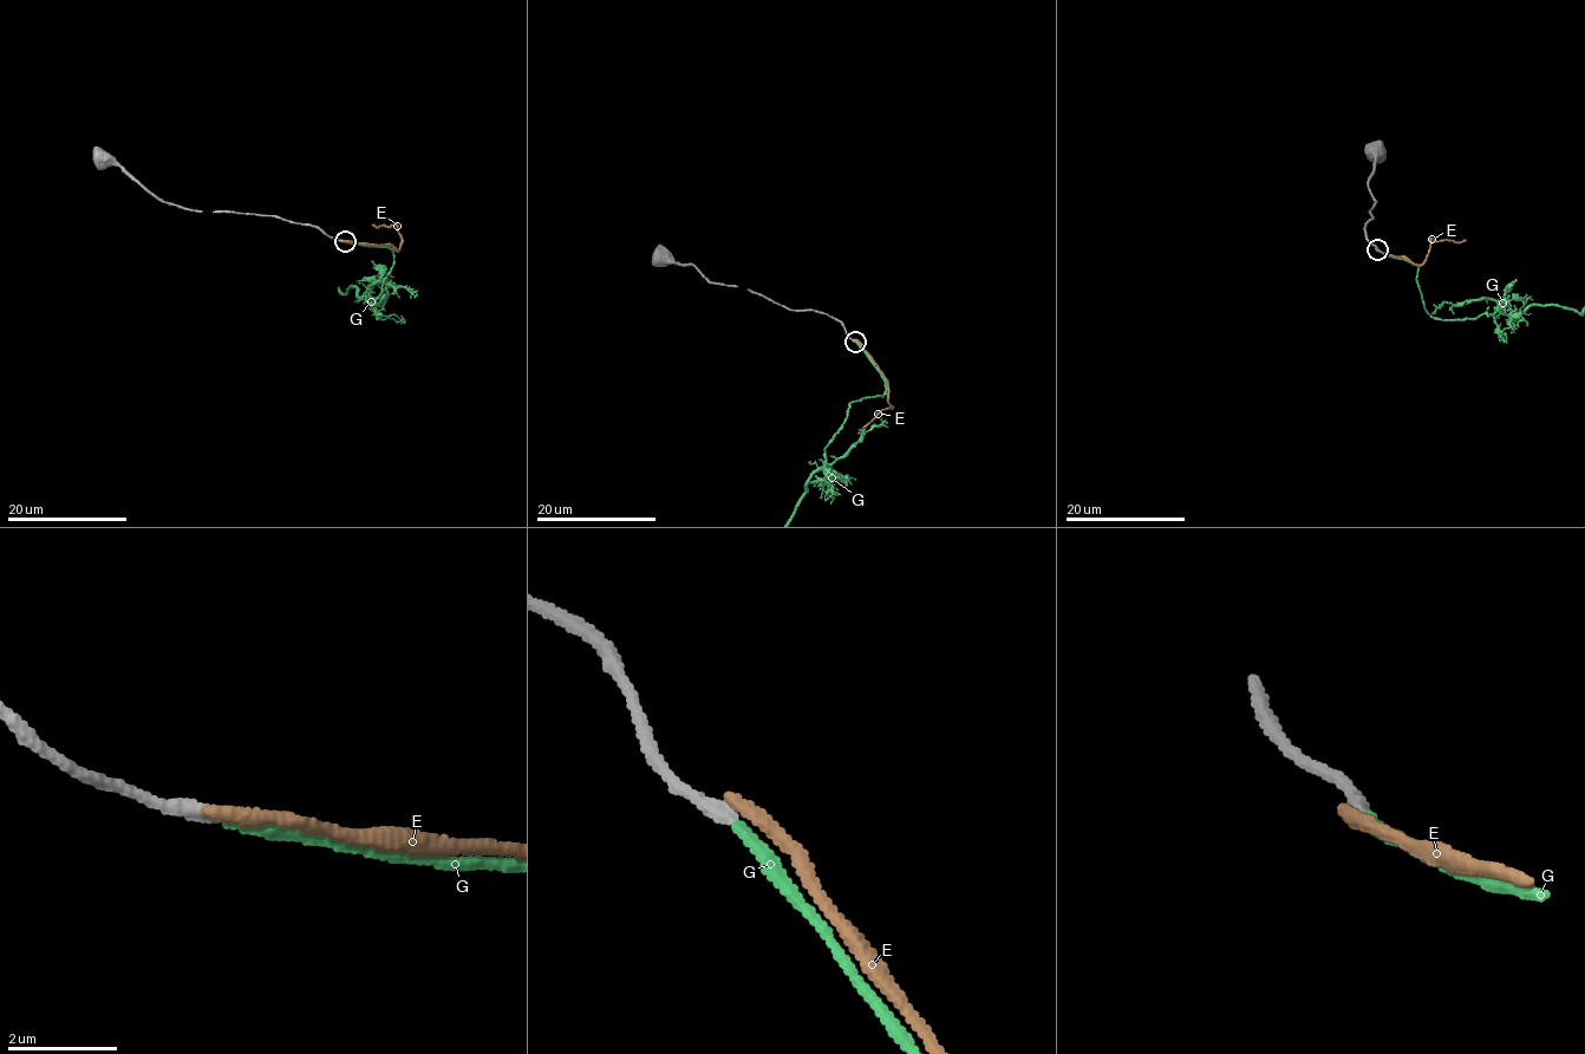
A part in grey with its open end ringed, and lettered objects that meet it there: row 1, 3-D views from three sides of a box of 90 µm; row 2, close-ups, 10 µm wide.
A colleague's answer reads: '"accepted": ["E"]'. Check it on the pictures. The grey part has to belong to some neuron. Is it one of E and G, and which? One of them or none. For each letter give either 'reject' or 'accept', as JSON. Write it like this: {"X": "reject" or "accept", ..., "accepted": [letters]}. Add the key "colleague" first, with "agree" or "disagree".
{"colleague": "disagree", "E": "reject", "G": "accept", "accepted": ["G"]}

